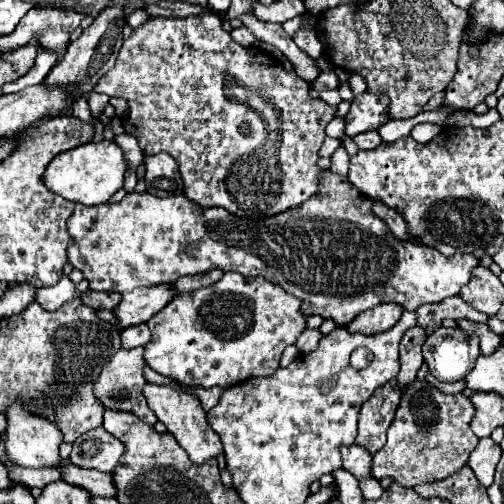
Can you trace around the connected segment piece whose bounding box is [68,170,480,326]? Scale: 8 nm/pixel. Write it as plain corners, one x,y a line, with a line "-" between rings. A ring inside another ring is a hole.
324,170
322,176
320,176
320,188
318,188
318,194
312,196
312,200
304,202
300,208
292,208
288,212
282,212
278,216
272,216
272,218
266,218
266,224
258,224
258,222
248,222
244,218
238,218
238,216
232,216
230,212
226,212
224,208
202,208
198,206
196,202
188,200
184,194
180,196
168,196
168,198
158,198
158,196
152,196
152,194
138,194
138,192
132,192
132,194
126,194
120,202
116,204
100,204
96,208
84,208
84,204
76,204
74,208
74,214
70,216
68,220
68,232
70,236
76,240
74,246
68,248
68,260
70,264
74,264
74,268
78,268
84,278
90,280
90,288
92,290
100,290
100,292
128,292
128,290
134,290
138,286
154,286
154,284
160,284
160,282
176,282
178,278
182,276
188,276
188,274
202,274
202,272
208,272
212,268
222,268
224,272
228,270
234,270
234,272
240,272
244,276
264,276
266,280
272,280
274,284
280,284
288,294
296,296
302,300
302,312
306,316
310,314
320,314
322,318
332,318
336,320
338,326
346,326
354,316
358,316
360,312
364,310
370,310
378,304
384,304
384,302
396,302
400,304
404,310
416,310
420,304
428,304
428,302
442,302
444,298
448,296
456,296
460,292
460,288
464,284
468,284
470,276
472,276
472,270
480,264
480,260
476,256
444,256
440,252
436,252
436,248
428,248
428,246
422,246
418,242
408,242
408,240
400,240
396,236
392,236
392,232
388,232
388,226
376,218
372,214
372,208
370,208
370,202
362,198
362,194
352,188
352,184
348,180
342,180
340,176
332,174
330,170

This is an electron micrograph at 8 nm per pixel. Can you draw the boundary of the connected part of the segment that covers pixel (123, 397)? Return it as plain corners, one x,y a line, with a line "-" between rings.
128,348
128,350
118,350
110,362
104,364
102,372
100,372
100,378
96,380
94,388
96,388
96,396
102,400
104,408
106,410
124,410
124,412
132,412
136,416
140,416
146,424
154,426
158,420
156,420
156,414
148,408
146,400
144,400
144,384
146,378
144,378
144,368
146,368
146,360
144,360
144,348

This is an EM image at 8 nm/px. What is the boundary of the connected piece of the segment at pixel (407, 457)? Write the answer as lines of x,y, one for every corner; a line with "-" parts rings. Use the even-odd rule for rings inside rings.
416,380
400,400
396,416
388,428
388,442
376,452
372,474
376,480
392,476
400,486
412,488
416,484
444,480
466,466
470,452
478,444
478,436
470,430
474,406
468,396
448,396
428,382

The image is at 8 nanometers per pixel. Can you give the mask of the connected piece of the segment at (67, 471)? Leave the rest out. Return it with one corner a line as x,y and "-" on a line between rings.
70,460
60,462
62,468
62,480
82,486
94,496
112,496
116,498
116,486
112,484
112,474
110,472
96,472
96,470
86,470
86,468
76,468
70,464

